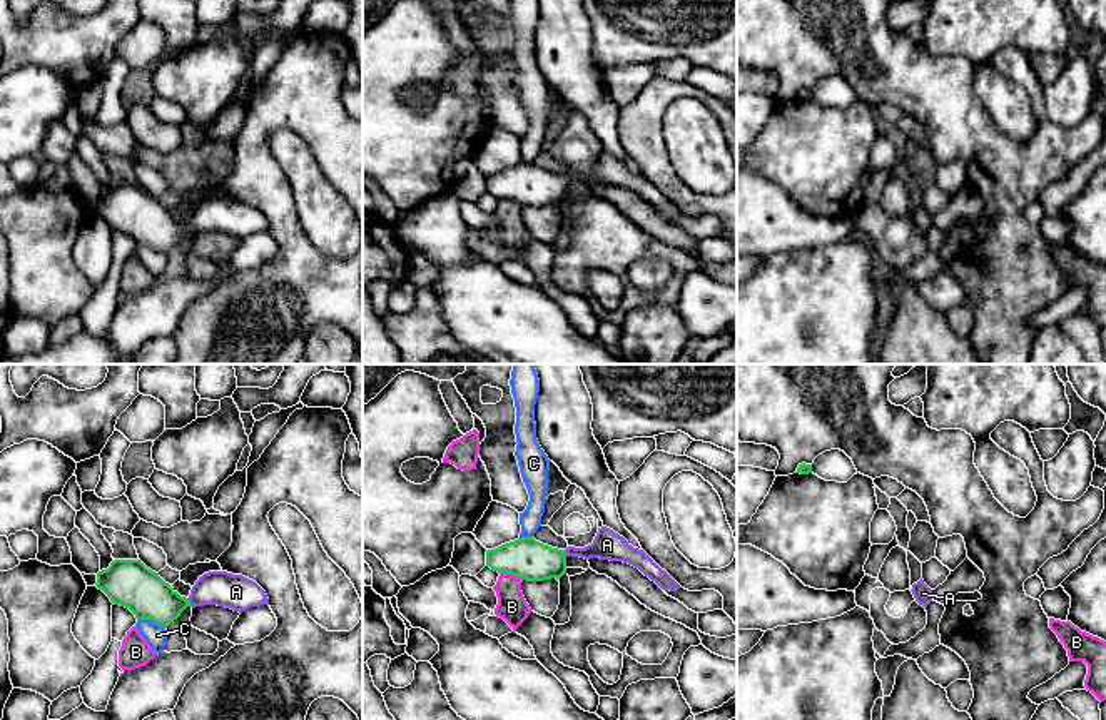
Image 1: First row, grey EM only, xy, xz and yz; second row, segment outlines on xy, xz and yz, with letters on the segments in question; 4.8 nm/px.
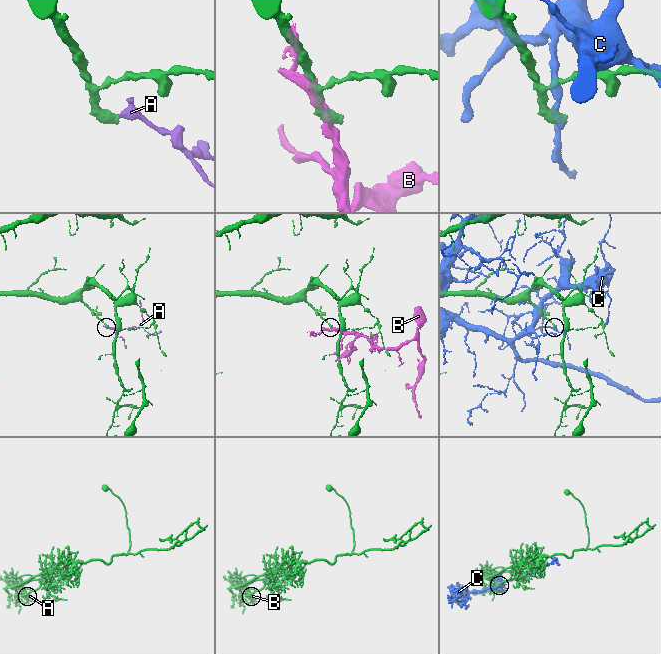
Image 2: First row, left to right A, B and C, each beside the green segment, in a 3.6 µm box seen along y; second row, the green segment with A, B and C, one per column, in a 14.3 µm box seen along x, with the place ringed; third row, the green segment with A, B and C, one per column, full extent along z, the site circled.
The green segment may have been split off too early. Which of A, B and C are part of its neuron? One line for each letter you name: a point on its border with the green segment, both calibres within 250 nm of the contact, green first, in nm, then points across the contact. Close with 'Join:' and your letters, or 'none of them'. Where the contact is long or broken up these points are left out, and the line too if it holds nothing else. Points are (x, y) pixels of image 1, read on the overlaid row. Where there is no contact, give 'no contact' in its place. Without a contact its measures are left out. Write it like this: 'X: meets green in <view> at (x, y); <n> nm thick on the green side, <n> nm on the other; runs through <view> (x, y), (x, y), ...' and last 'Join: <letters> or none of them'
A: meets green in xy at (189, 602); 220 nm thick on the green side, 170 nm on the other; runs through xy (139, 588), (157, 602), (189, 602), (204, 592), (236, 592)
Join: A

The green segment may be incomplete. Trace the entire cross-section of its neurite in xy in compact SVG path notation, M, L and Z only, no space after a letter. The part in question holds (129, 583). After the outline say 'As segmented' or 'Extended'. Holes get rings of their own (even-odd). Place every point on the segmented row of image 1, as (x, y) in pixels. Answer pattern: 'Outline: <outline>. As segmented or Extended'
Outline: M114 560L97 573L95 586L114 605L129 608L137 620L150 620L167 628L187 606L217 605L234 611L269 605L266 591L252 580L227 571L199 576L190 595L180 596L159 573L140 560Z. Extended

